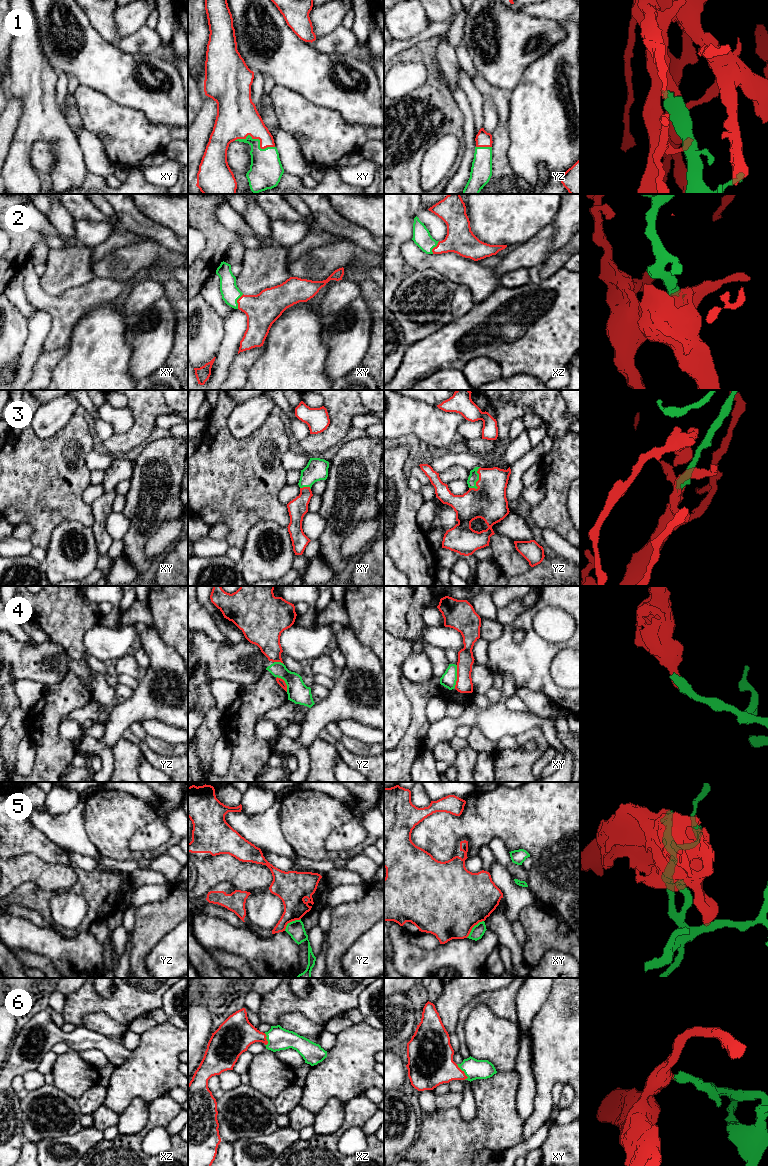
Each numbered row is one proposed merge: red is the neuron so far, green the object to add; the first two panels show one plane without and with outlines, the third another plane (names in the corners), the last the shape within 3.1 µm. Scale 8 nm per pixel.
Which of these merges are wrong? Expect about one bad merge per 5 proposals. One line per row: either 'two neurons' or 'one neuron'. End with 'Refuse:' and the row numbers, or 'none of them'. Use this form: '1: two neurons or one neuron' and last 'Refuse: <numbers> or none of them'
1: one neuron
2: one neuron
3: one neuron
4: two neurons
5: two neurons
6: one neuron
Refuse: 4, 5

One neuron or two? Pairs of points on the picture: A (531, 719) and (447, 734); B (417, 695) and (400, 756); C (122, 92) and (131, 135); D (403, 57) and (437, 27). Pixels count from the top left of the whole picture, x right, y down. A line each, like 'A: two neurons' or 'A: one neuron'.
A: one neuron
B: one neuron
C: two neurons
D: two neurons

